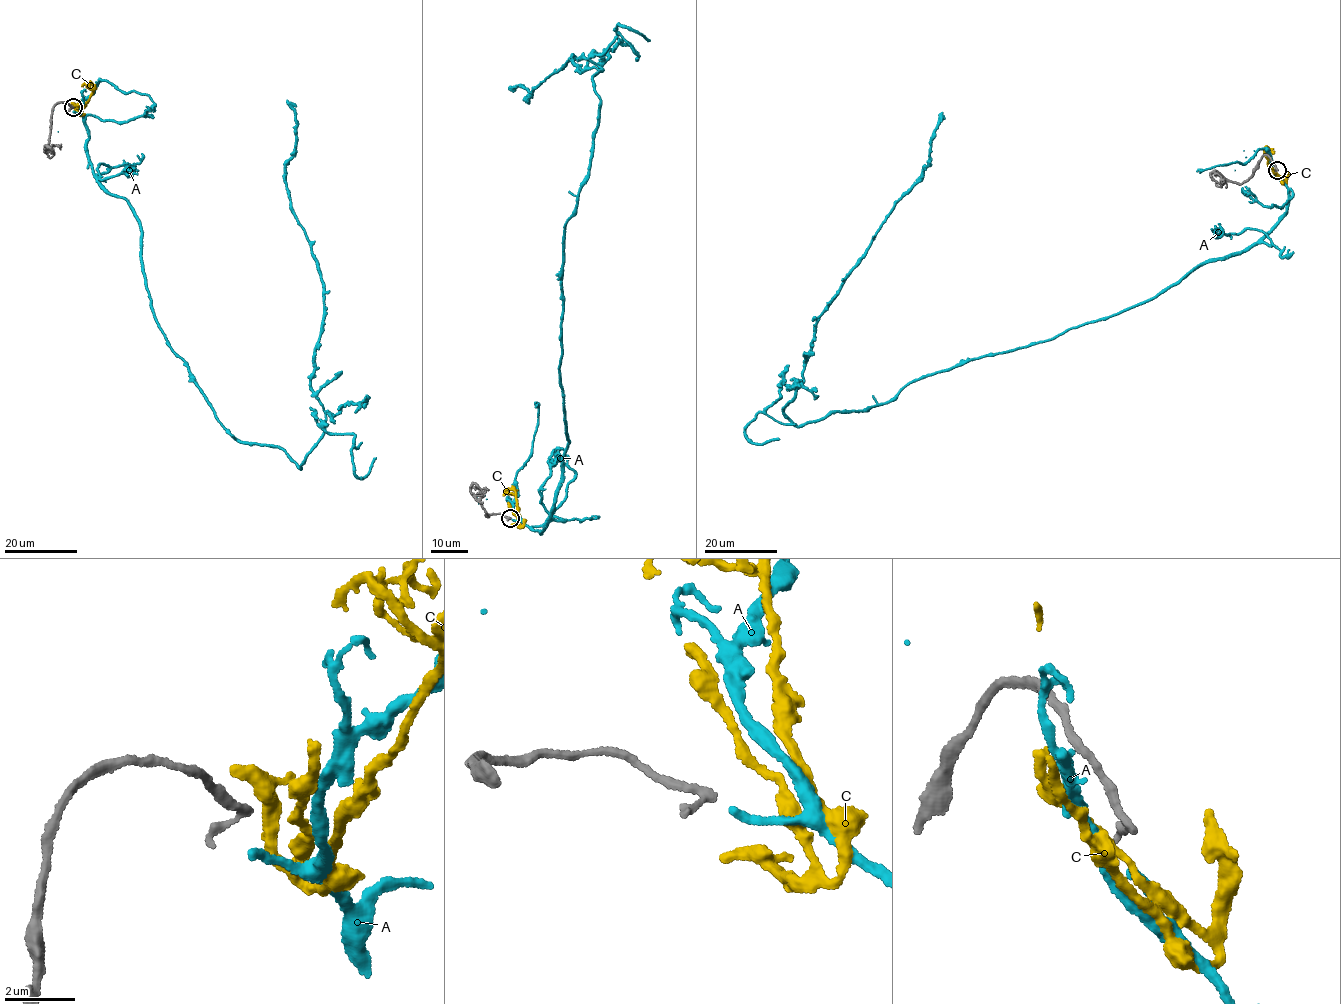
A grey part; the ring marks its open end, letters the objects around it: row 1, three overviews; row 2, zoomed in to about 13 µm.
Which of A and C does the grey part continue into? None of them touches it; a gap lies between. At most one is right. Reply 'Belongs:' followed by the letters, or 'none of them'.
Belongs: A

